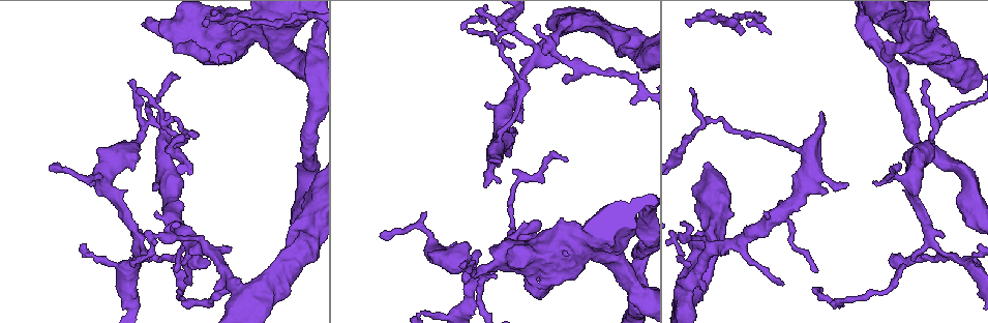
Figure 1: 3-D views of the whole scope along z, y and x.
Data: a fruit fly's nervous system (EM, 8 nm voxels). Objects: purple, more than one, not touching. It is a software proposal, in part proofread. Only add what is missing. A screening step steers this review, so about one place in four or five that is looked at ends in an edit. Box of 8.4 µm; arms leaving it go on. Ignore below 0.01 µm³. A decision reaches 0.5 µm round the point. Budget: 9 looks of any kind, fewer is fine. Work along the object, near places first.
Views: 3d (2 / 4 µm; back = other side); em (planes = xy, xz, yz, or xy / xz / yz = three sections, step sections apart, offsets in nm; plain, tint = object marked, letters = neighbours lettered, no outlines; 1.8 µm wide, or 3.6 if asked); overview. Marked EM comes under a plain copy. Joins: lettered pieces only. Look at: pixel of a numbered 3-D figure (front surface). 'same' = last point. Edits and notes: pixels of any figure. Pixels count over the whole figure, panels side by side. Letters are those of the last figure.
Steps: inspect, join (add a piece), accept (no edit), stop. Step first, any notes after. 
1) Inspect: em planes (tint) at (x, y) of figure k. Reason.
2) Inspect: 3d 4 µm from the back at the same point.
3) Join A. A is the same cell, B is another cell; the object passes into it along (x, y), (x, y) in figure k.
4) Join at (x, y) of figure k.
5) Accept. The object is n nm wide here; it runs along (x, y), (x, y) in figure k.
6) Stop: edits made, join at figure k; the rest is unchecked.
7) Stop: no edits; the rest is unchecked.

Inspect: em planes (letters) at (164, 124) of figure 1. Branch point.

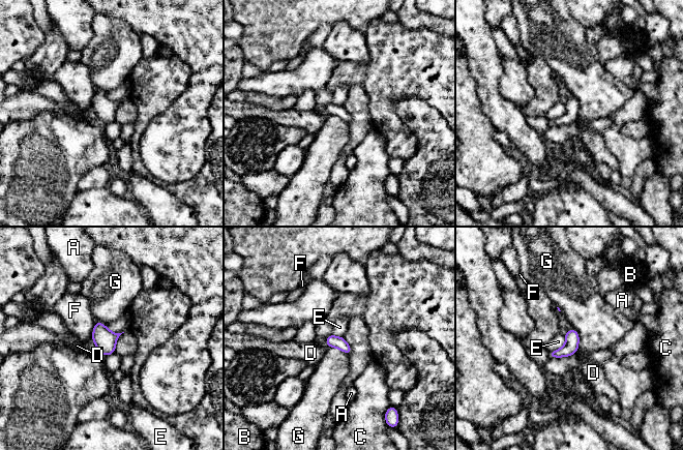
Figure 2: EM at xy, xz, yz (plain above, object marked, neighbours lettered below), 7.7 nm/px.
Accept. The object is 100 nm wide here; A, B, C, D, E, F and G are other cells; a border runs along (573, 327), (578, 350), (550, 359) in figure 2; no lettered piece goes on from it.

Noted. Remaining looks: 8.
Inspect: em planes (letters) at (491, 159) of figure 1. Free end.

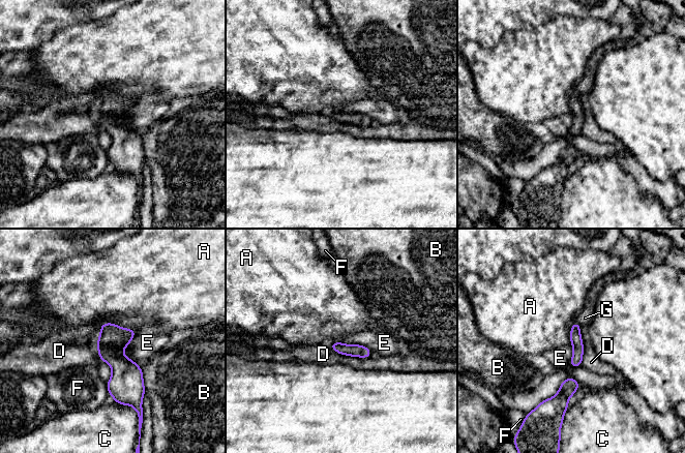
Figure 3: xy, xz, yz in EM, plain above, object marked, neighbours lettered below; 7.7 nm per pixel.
Join G. The longest contact is with D, 340 nm; G is the same cell, A, B, C, D, E and F are other cells; the object passes into it along (575, 338), (578, 324), (585, 318) in figure 3; it goes on there.

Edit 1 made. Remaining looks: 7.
Inspect: em yz step 4 (tint) at (534, 296) of figure 1.

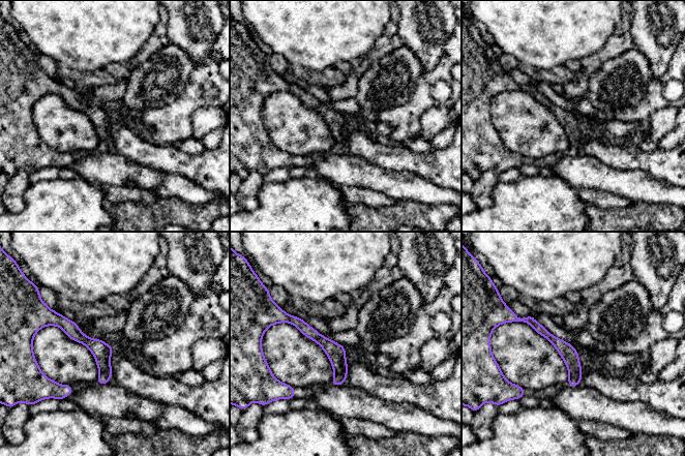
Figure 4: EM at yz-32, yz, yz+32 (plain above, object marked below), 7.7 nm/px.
Inspect: em yz step 4 (letters) at the same point. What lies round it.

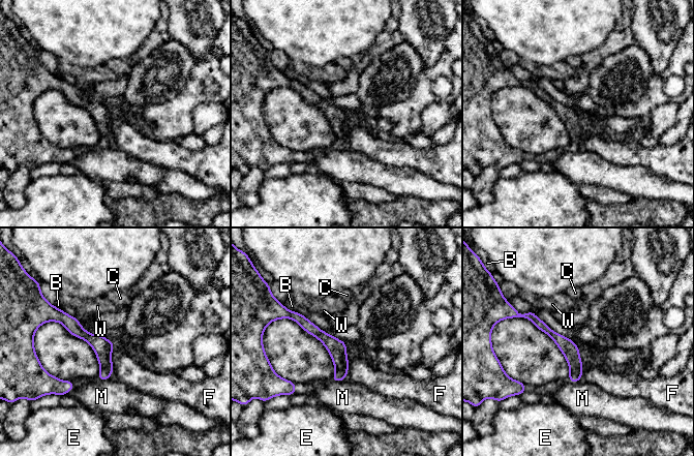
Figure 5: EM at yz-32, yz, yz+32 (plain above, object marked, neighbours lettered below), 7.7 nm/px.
Accept. B, C, E, F, M and W are other cells; a border runs along (114, 344), (112, 352), (113, 370) in figure 5; no lettered piece goes on from it.

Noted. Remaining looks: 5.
Inspect: em planes (tint) at (908, 263) of figure 1. Branch point.

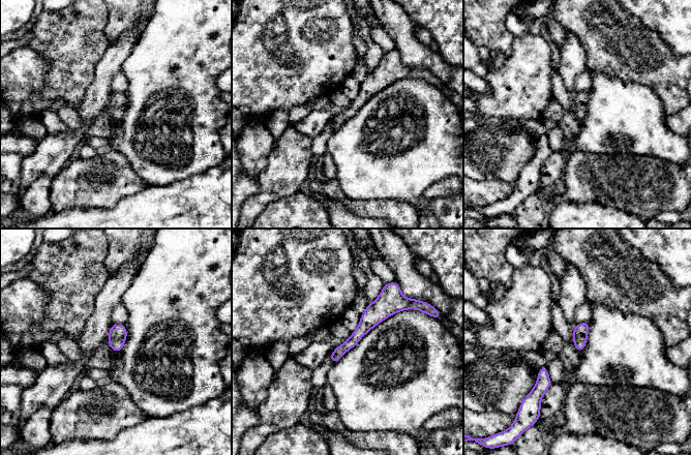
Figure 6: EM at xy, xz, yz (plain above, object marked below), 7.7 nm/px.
Inspect: em planes (letters) at the same point.

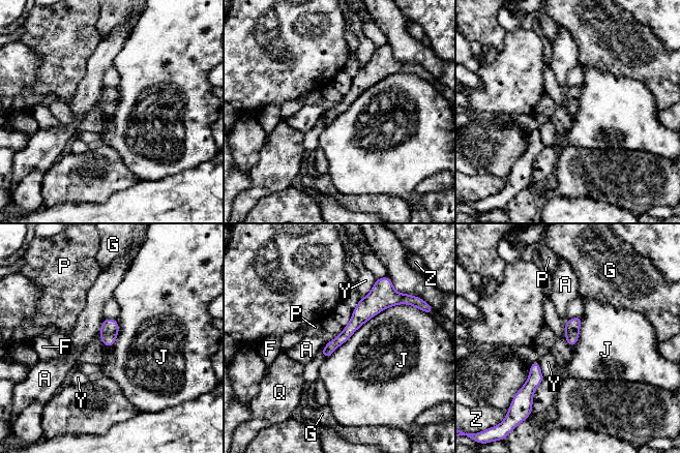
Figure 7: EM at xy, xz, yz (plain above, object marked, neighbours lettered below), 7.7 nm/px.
Accept. A, F, G, J, P, Q, Y and Z are other cells; none of them fits.

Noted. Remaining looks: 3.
Stop: edits made, join at figure 3; the rest is unchecked.

